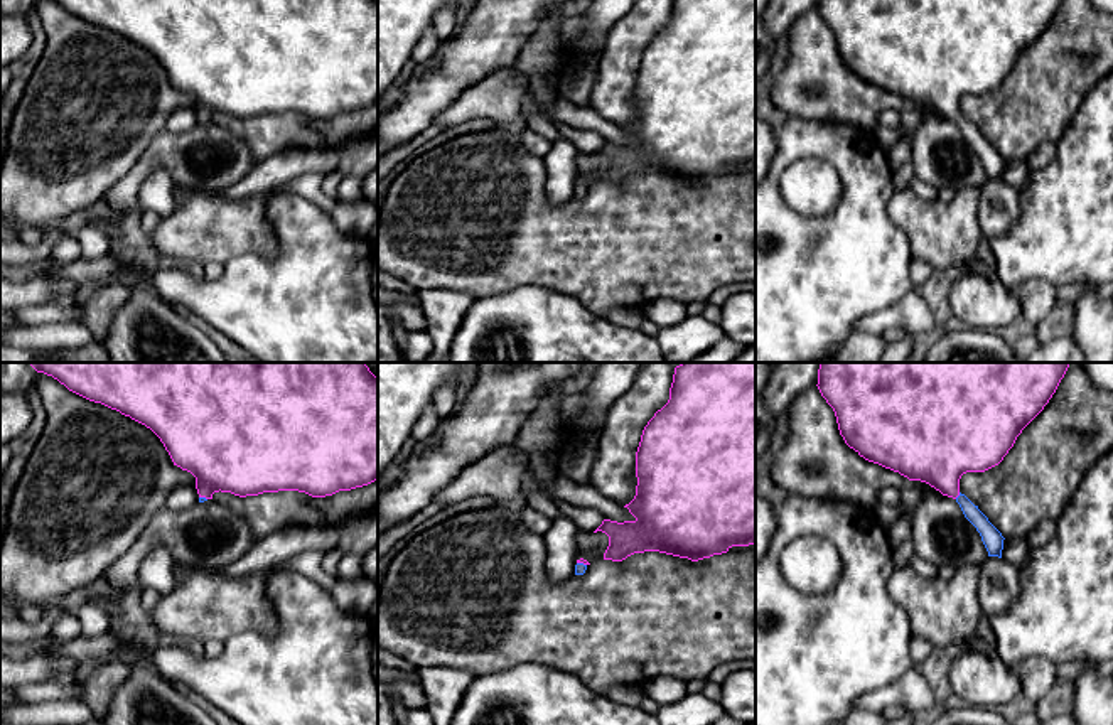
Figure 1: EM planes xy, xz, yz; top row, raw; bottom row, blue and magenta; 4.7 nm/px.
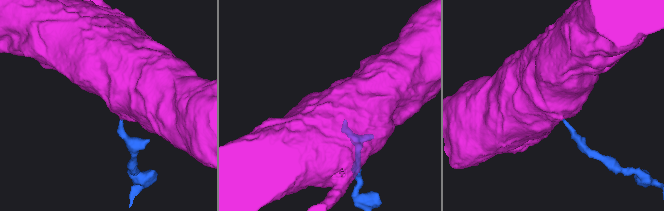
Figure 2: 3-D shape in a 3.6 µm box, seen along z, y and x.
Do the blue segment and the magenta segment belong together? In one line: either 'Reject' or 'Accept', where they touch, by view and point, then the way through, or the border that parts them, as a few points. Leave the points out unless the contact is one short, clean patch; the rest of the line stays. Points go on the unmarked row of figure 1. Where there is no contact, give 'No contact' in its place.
Accept. Touches blue at yz (958, 118). Path across: yz (990, 159), (958, 118), (943, 96), (940, 69)

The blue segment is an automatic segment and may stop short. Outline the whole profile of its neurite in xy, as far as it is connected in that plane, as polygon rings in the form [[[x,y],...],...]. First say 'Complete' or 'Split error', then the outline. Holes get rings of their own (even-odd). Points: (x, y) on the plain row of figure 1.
Split error. [[[54,0],[69,13],[101,25],[150,51],[164,66],[174,88],[196,99],[199,125],[212,121],[214,115],[231,115],[239,120],[263,115],[298,113],[312,120],[332,118],[378,103],[378,0]]]

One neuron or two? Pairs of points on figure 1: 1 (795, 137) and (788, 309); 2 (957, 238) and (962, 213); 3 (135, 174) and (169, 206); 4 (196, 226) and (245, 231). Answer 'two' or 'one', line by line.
1: one
2: one
3: two
4: one

